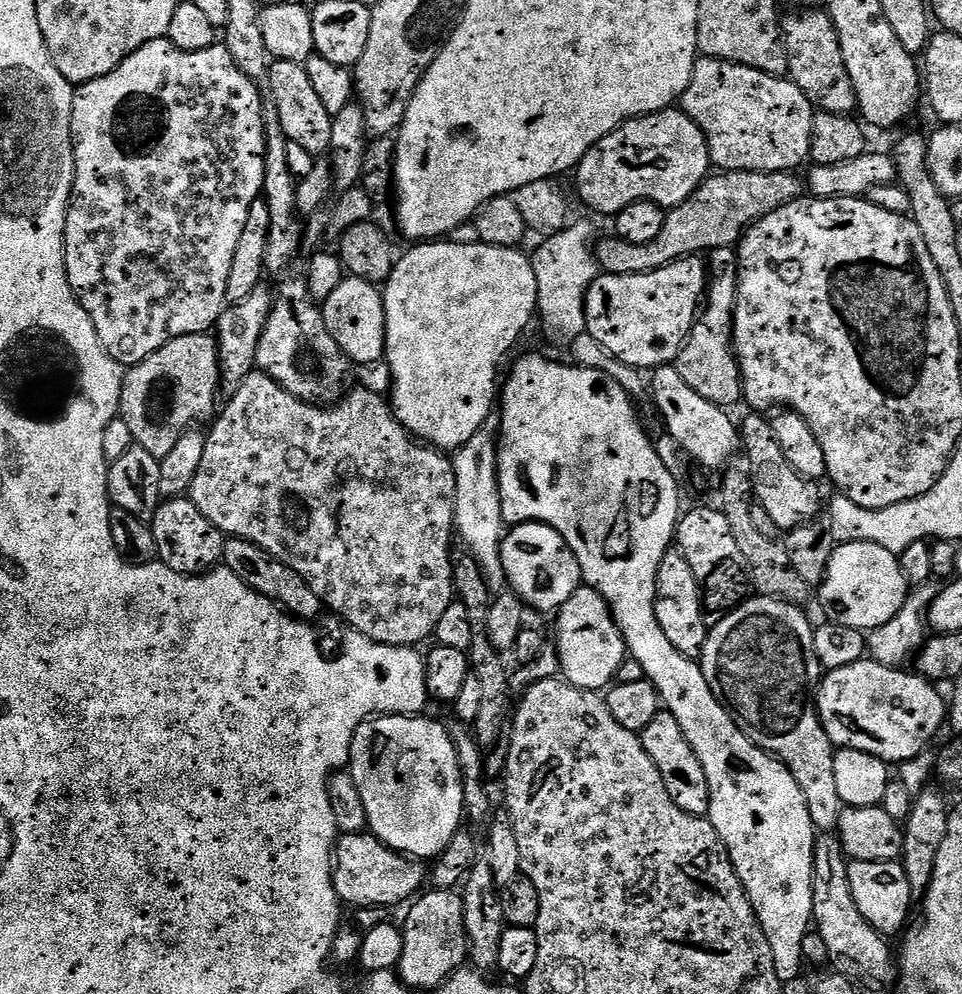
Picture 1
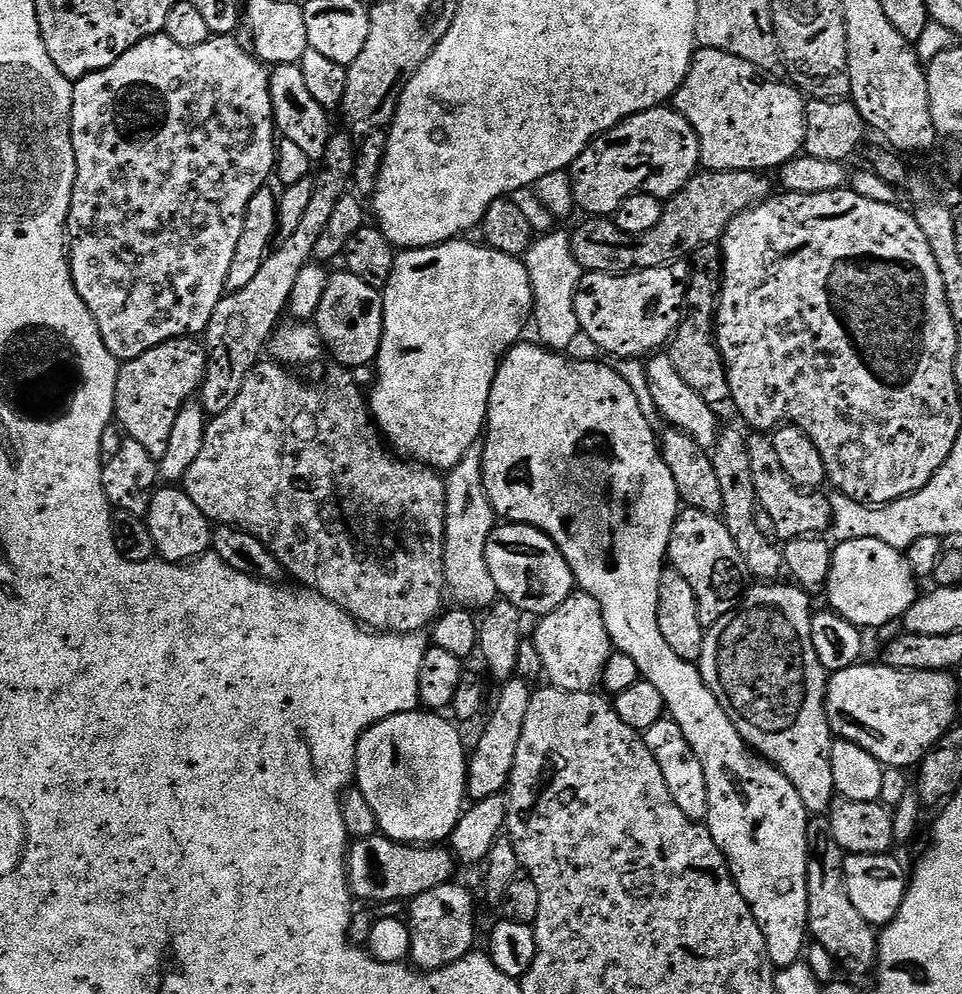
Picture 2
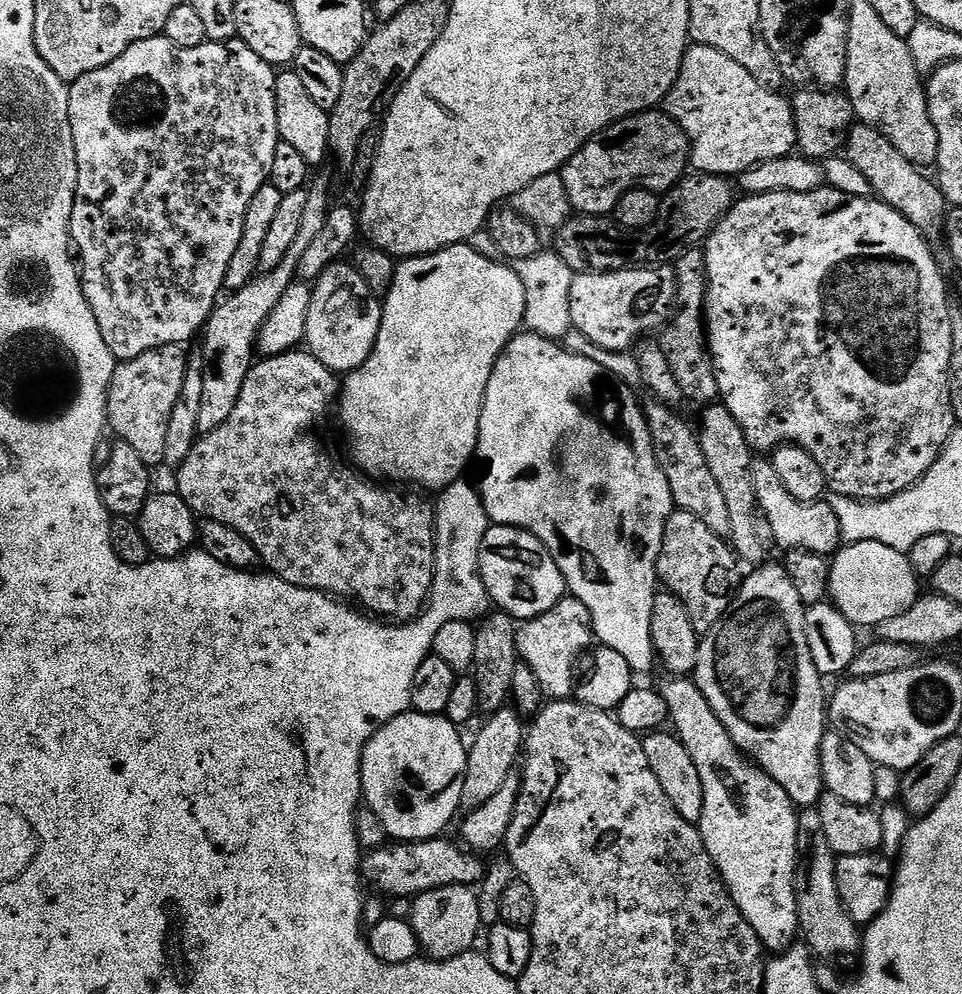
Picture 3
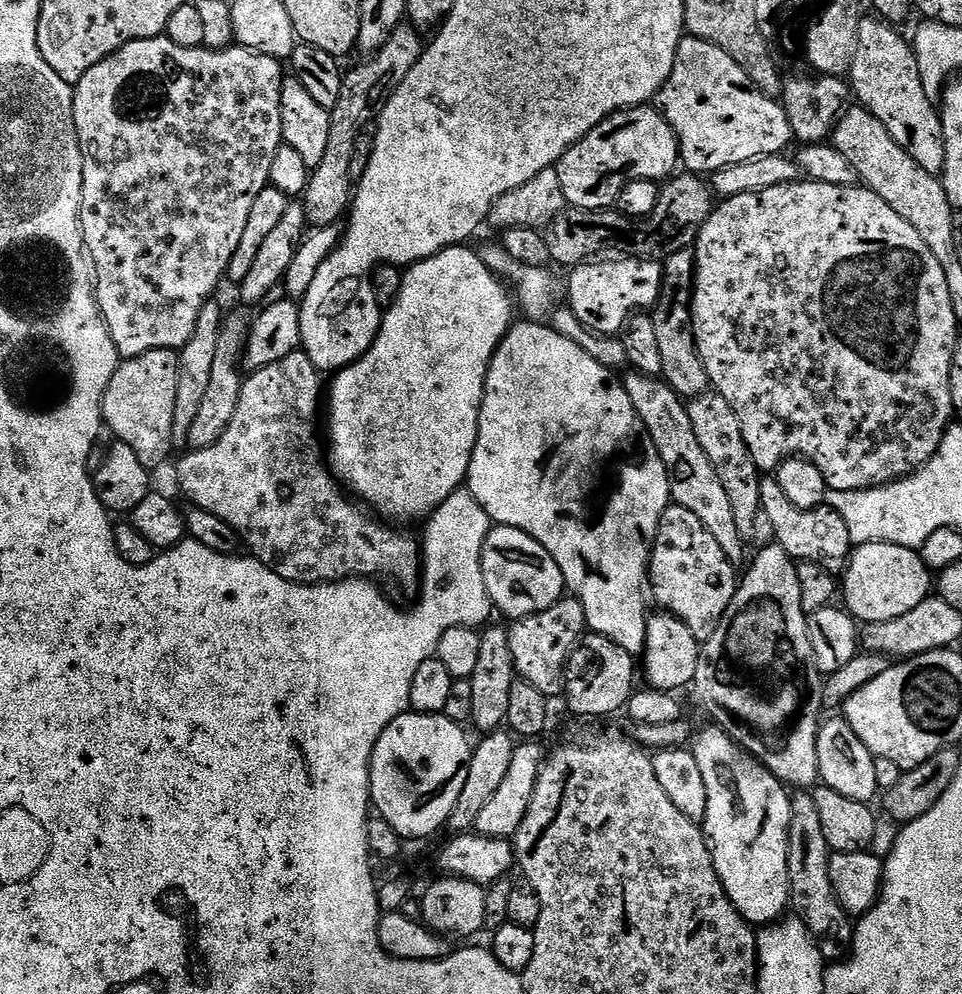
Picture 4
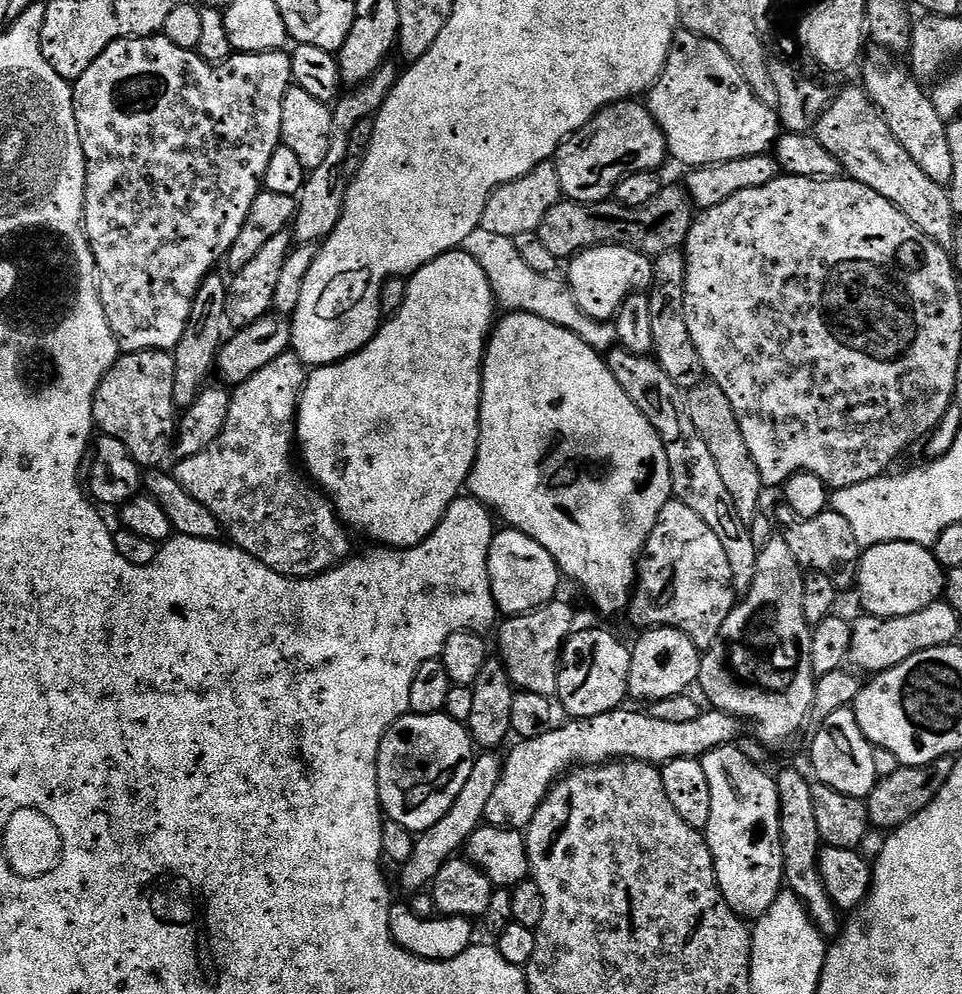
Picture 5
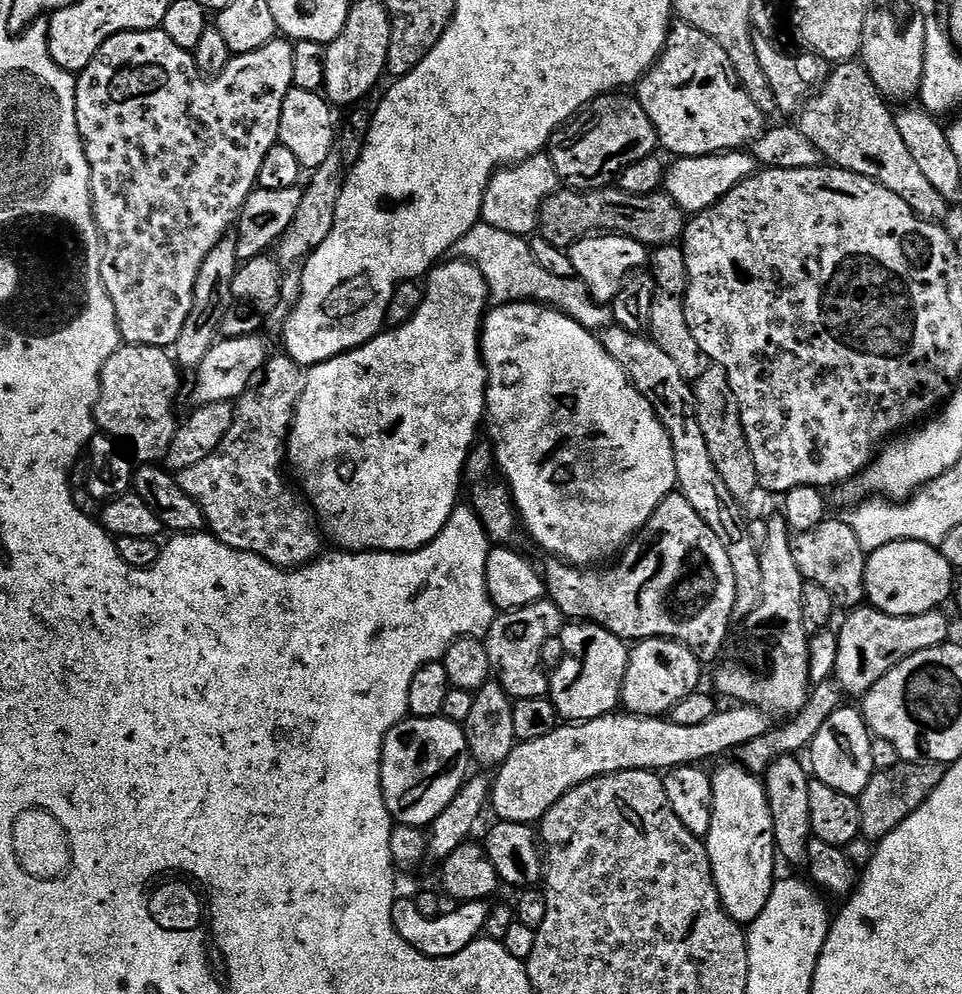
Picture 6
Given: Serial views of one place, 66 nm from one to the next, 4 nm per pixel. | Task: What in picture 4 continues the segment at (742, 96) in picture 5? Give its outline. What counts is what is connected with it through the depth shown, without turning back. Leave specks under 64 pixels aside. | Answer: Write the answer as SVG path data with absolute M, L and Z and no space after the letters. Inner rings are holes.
M685 35L684 39L680 41L678 54L674 58L674 70L670 70L670 78L666 78L666 82L662 86L658 97L658 107L660 113L666 118L666 122L670 122L670 126L680 143L680 164L683 167L688 167L685 169L692 174L711 174L722 171L726 166L734 166L738 162L750 162L754 158L762 158L763 156L779 156L787 149L784 147L790 142L793 143L794 140L792 127L788 121L783 103L779 99L758 91L752 85L752 79L748 77L746 70L742 70L742 66L738 66L738 62L734 62L734 58L730 58L730 54L726 54L726 50L722 50L697 36Z

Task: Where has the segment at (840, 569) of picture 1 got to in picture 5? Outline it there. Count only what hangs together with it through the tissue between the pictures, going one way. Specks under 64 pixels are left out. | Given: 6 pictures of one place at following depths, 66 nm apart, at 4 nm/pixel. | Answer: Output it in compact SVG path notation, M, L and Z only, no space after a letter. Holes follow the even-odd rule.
M886 542L861 551L854 592L860 595L867 615L883 620L902 618L937 603L943 597L945 579L946 570L931 547L914 542Z

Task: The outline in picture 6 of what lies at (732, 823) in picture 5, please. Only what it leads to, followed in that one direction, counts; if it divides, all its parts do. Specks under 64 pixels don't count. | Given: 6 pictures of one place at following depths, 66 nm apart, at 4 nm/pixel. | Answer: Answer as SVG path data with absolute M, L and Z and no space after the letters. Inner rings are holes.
M736 762L722 765L717 772L711 773L711 778L714 818L710 818L706 847L714 882L726 914L730 914L738 925L751 926L758 914L766 910L766 898L770 898L772 885L778 879L774 818L770 814L768 795L763 779L752 775Z

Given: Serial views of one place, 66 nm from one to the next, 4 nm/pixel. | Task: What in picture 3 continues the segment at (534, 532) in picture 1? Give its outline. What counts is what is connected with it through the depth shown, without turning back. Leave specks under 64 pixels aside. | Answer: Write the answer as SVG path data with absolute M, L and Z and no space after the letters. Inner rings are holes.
M505 524L489 526L480 547L480 573L489 601L518 622L546 614L546 610L553 608L566 595L564 575L552 551L523 528L511 528Z

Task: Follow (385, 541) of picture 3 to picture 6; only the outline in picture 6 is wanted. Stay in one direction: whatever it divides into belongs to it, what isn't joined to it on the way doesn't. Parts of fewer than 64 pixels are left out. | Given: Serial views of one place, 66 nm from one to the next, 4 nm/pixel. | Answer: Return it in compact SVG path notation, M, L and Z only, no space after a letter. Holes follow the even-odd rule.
M286 354L279 355L269 355L264 367L252 379L251 386L235 401L232 425L226 438L218 442L218 448L206 458L202 458L202 462L179 472L178 479L182 490L186 490L186 494L190 494L194 502L198 502L207 531L217 540L234 550L261 556L274 566L291 570L303 568L317 559L322 552L320 547L326 544L326 540L311 507L295 491L292 493L288 489L288 484L280 473L280 464L282 468L286 460L292 417L296 403L300 400L302 368Z

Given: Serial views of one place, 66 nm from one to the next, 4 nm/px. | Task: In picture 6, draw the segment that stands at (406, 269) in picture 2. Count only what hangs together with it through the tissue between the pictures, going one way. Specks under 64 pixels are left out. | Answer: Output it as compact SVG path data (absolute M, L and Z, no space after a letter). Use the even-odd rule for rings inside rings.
M448 258L428 273L422 284L422 291L421 302L407 322L381 331L373 340L367 340L362 346L351 348L340 356L330 358L321 364L311 365L302 380L300 400L296 403L296 410L292 417L292 431L288 433L286 464L287 467L292 467L292 472L300 483L299 491L310 501L310 507L323 535L331 543L333 540L336 543L333 545L340 550L416 552L430 542L434 542L434 538L438 538L450 514L458 507L459 500L456 499L460 496L460 480L462 484L466 476L468 453L477 443L476 431L479 428L481 431L482 421L486 416L484 399L488 389L488 372L484 368L484 358L480 354L480 329L490 304L488 286L475 265L461 258Z

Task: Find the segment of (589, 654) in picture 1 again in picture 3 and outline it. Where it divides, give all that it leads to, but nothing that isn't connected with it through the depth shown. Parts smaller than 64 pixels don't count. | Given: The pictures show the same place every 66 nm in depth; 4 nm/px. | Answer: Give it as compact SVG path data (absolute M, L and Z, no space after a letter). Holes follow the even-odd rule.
M565 595L564 599L546 614L542 614L533 620L523 621L516 629L516 649L521 661L534 670L538 677L538 686L542 686L545 697L552 700L569 699L578 688L578 665L582 657L593 647L594 633L592 630L592 618L590 610L574 595Z

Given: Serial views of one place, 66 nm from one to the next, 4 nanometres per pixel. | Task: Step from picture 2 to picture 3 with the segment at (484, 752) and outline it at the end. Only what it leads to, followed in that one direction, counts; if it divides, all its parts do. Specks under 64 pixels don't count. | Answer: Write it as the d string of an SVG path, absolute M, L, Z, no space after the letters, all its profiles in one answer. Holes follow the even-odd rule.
M502 707L491 713L487 719L488 722L481 728L473 744L471 741L468 751L466 778L463 780L460 799L461 809L466 812L477 809L495 795L499 787L506 782L506 778L515 771L514 766L516 764L517 767L526 742L523 717L513 707Z

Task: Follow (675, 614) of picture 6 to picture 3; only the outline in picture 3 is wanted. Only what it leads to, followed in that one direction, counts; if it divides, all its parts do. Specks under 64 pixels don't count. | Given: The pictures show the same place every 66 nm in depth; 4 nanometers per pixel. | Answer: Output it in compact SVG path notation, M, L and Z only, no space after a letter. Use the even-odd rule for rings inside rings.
M673 511L666 522L656 570L663 587L686 606L697 632L707 634L728 613L728 607L740 592L740 567L742 561L725 537L702 522L702 518L689 512Z

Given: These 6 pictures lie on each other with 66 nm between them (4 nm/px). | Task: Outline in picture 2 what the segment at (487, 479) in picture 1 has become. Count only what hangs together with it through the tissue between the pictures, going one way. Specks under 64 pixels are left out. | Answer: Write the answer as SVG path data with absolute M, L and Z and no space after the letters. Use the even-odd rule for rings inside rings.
M474 447L468 451L458 462L456 468L447 473L446 483L448 485L448 509L446 510L445 544L444 544L444 582L457 605L469 610L483 610L495 604L498 593L494 586L494 578L490 578L490 570L486 566L486 542L492 529L497 527L498 517L492 511L492 503L484 489L484 471L482 470L483 451Z

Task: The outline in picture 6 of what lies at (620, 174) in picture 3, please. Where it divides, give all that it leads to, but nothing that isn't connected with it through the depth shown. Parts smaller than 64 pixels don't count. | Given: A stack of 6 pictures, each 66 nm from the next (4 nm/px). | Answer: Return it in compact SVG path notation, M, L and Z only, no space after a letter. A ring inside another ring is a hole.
M609 94L600 96L597 100L591 100L587 108L576 117L569 120L560 131L552 135L546 152L552 157L554 169L561 181L569 182L572 186L583 186L585 189L603 188L611 185L619 177L626 166L638 162L642 158L653 155L657 151L658 141L656 131L646 114L642 110L640 101L632 94Z

